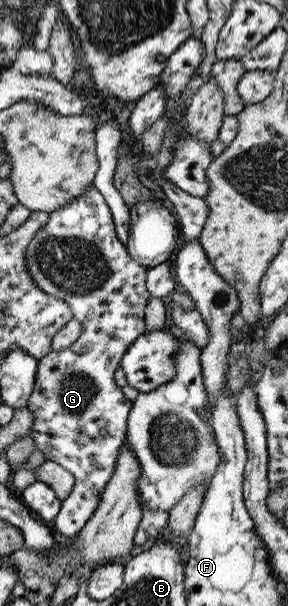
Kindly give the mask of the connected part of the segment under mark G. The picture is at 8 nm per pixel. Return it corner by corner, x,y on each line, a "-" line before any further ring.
93,183
76,199
48,213
45,226
27,245
25,262
37,288
49,296
63,299
82,328
71,346
38,359
33,390
26,404
33,417
28,436
33,439
35,450
41,450
45,460
62,466
74,478
72,489
60,501
60,509
52,520
53,528
70,539
75,538
91,518
101,491
115,470
120,447
124,444
126,418
132,401
128,401
121,388
114,384
113,372
118,369
127,347
145,332
143,312
150,297
145,284
147,268
133,260
124,244
117,240
110,210

